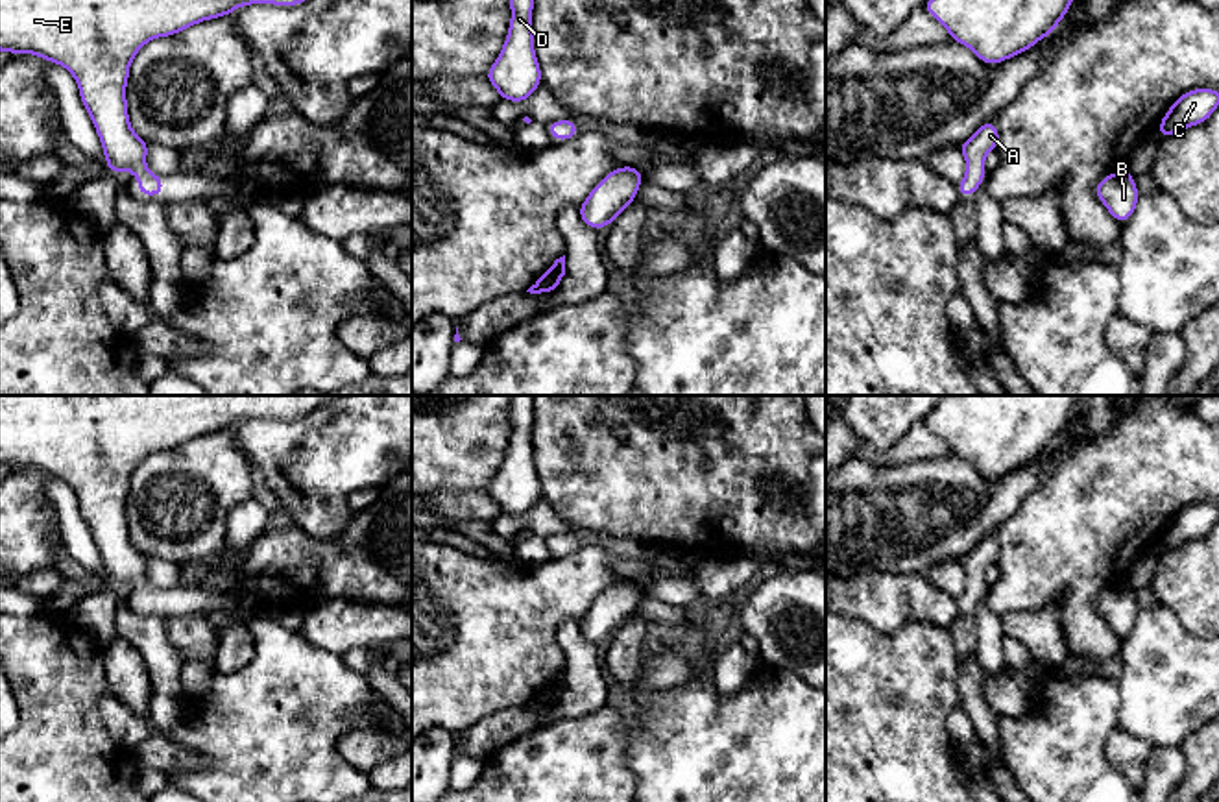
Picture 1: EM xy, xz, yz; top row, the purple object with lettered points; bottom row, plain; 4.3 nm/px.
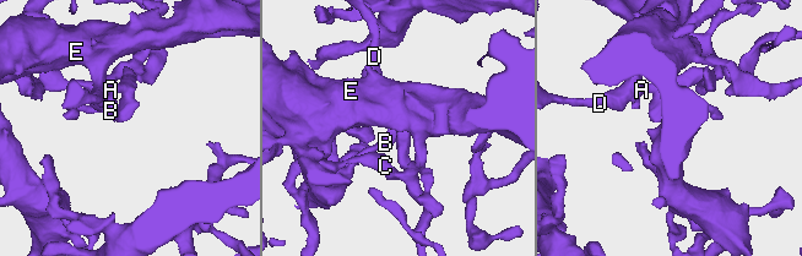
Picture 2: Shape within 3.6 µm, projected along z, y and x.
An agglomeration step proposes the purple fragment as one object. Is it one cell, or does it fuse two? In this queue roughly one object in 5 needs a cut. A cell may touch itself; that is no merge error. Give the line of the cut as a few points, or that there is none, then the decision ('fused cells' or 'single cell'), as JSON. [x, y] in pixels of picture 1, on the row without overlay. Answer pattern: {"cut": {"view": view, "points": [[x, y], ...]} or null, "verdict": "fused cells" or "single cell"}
{"cut": null, "verdict": "single cell"}

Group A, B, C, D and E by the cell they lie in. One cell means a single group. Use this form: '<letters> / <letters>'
A B C D E

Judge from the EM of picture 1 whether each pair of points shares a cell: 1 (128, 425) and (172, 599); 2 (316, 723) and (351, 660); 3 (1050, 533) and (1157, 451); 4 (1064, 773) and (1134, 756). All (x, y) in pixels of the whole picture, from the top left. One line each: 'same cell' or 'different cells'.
1: same cell
2: different cells
3: same cell
4: different cells

